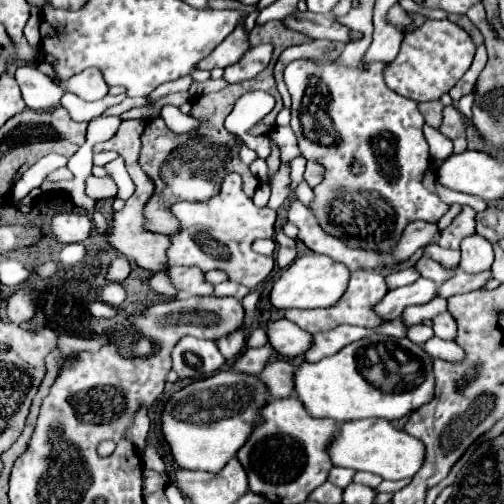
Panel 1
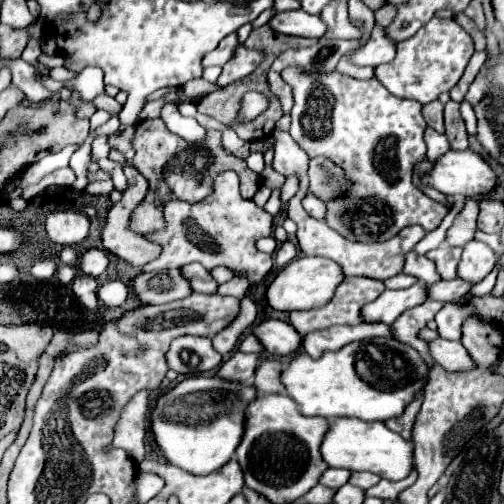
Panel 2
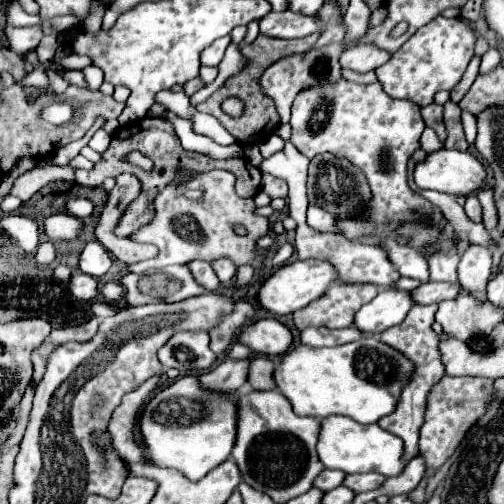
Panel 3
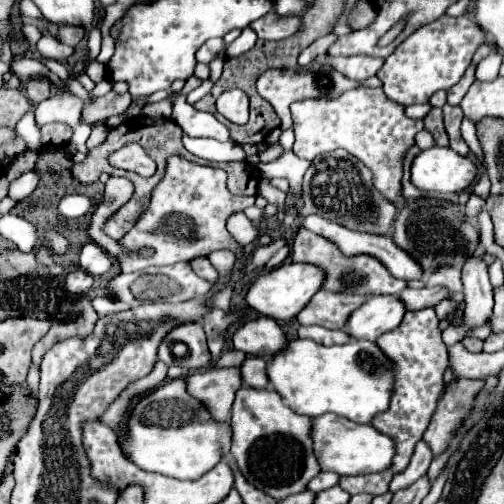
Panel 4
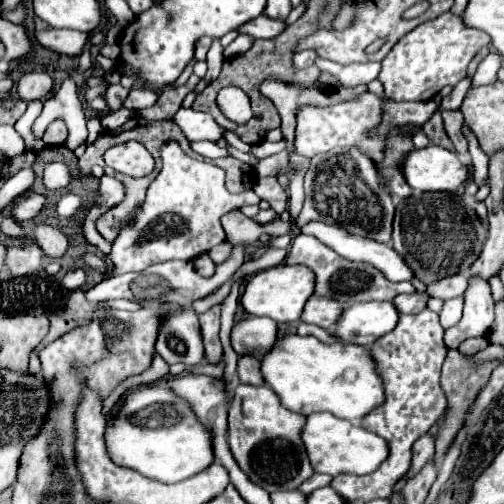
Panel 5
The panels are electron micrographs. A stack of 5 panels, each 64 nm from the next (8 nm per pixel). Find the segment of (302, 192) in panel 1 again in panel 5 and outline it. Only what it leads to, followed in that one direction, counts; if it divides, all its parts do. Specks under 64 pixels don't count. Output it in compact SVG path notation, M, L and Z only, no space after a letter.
M308 222L302 228L304 234L316 236L322 244L332 248L336 254L340 254L346 260L354 262L366 262L372 264L376 270L384 272L384 276L392 282L412 280L412 270L406 266L406 262L400 258L394 248L350 234L348 230L336 226L336 224L324 224L324 222Z

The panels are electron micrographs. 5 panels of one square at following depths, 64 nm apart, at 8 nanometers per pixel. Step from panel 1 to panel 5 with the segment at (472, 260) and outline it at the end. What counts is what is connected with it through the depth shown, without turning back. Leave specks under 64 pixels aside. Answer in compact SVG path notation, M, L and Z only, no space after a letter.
M472 278L464 294L464 316L462 320L444 331L444 343L449 349L457 349L466 338L488 336L494 324L494 302L490 296L488 282Z

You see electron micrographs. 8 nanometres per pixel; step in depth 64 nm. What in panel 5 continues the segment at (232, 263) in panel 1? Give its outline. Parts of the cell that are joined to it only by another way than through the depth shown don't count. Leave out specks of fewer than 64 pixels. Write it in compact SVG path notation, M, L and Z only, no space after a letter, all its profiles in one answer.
M164 142L160 152L162 170L150 184L146 200L138 208L136 216L118 232L116 240L112 242L112 252L108 258L112 260L114 268L104 272L106 278L112 278L114 274L142 272L150 264L166 260L194 260L196 256L224 242L220 216L246 204L260 204L260 198L254 190L230 194L224 188L224 170L210 162L190 158L178 146L178 142Z

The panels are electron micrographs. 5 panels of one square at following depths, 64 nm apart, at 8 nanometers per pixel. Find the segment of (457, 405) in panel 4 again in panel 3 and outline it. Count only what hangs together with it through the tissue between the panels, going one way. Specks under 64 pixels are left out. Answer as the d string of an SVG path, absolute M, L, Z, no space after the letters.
M444 376L430 392L428 408L426 408L426 420L420 428L420 454L426 460L428 472L426 478L446 462L446 458L452 456L456 446L462 442L464 434L476 420L486 412L486 406L492 396L492 380L490 378L454 378Z

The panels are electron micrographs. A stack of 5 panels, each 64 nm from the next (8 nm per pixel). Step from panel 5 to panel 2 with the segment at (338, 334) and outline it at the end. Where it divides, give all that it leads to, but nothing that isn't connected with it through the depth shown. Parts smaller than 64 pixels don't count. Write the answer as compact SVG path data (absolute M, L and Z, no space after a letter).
M416 282L406 290L384 290L374 302L362 308L362 320L368 324L382 322L394 324L408 308L414 308L426 300L426 286Z

